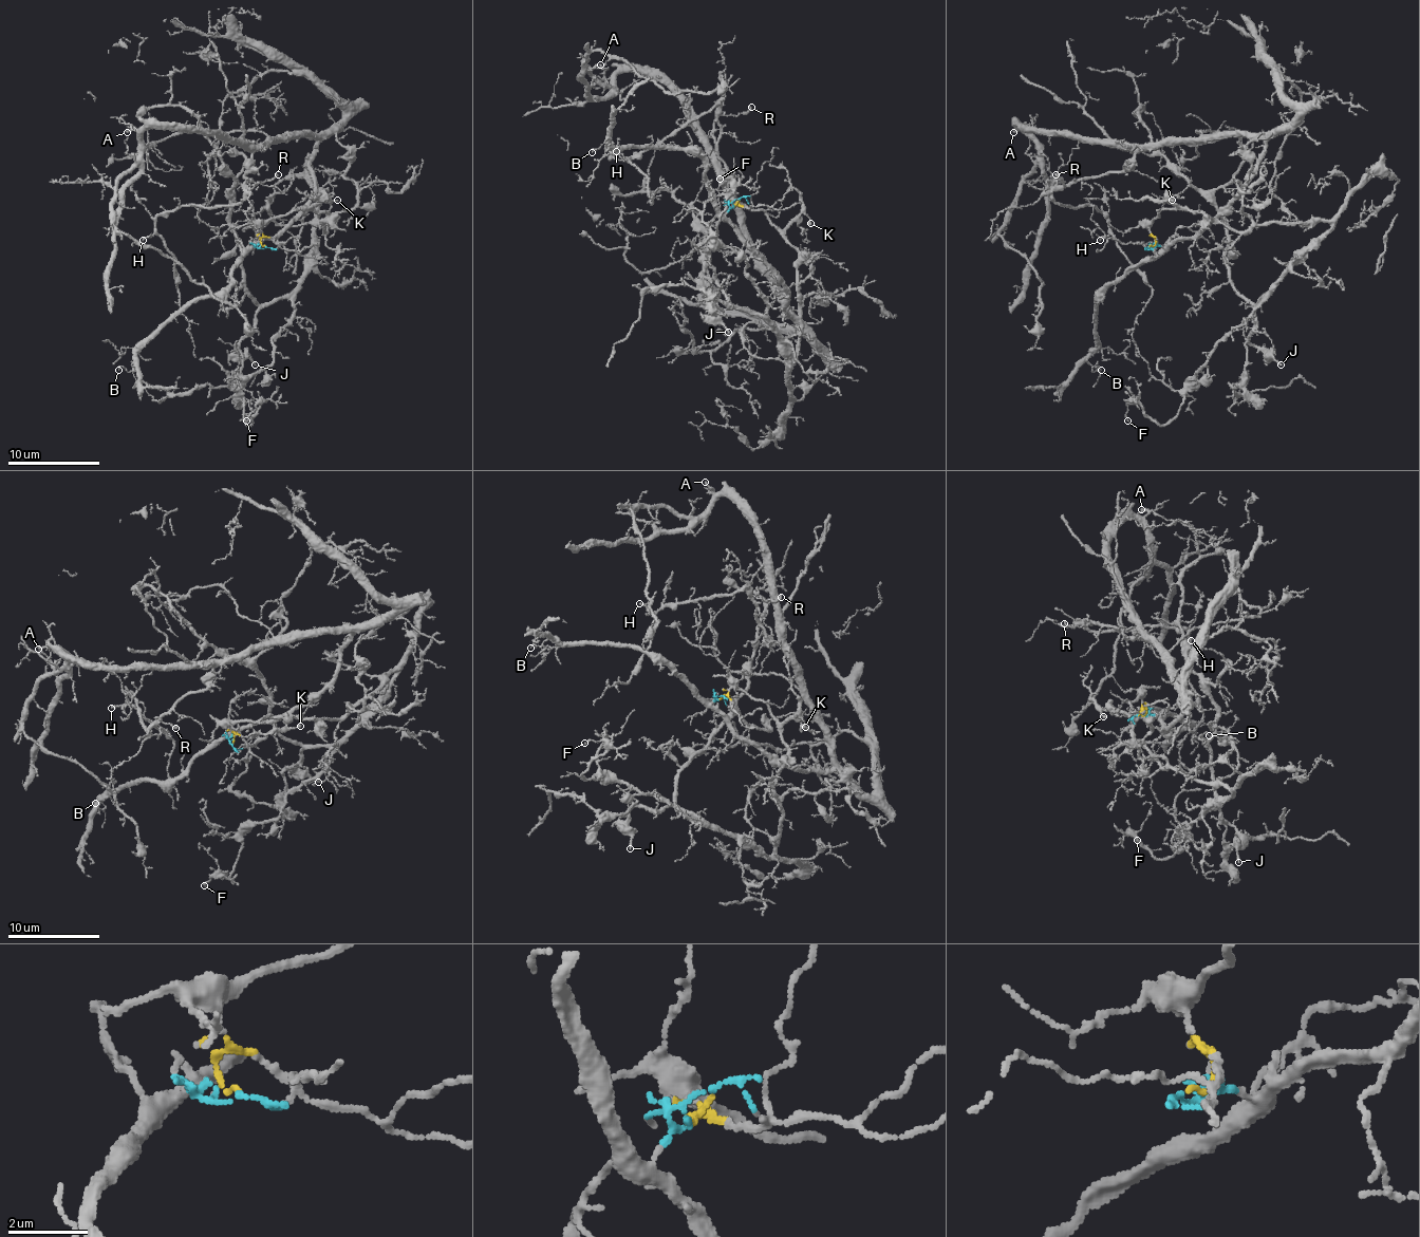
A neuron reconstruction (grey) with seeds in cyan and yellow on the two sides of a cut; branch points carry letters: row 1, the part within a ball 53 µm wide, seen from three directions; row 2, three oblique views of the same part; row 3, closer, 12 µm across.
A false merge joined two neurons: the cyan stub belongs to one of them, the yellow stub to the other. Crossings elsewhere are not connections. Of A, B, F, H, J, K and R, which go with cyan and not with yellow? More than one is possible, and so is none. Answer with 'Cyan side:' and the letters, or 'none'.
Cyan side: A, B, H, R

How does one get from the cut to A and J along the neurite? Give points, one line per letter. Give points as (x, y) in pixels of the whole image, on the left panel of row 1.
A: (264, 245), (253, 248), (311, 198), (311, 135), (253, 144), (165, 126), (126, 132)
J: (264, 245), (272, 218), (327, 216), (305, 278), (235, 344), (255, 366)

